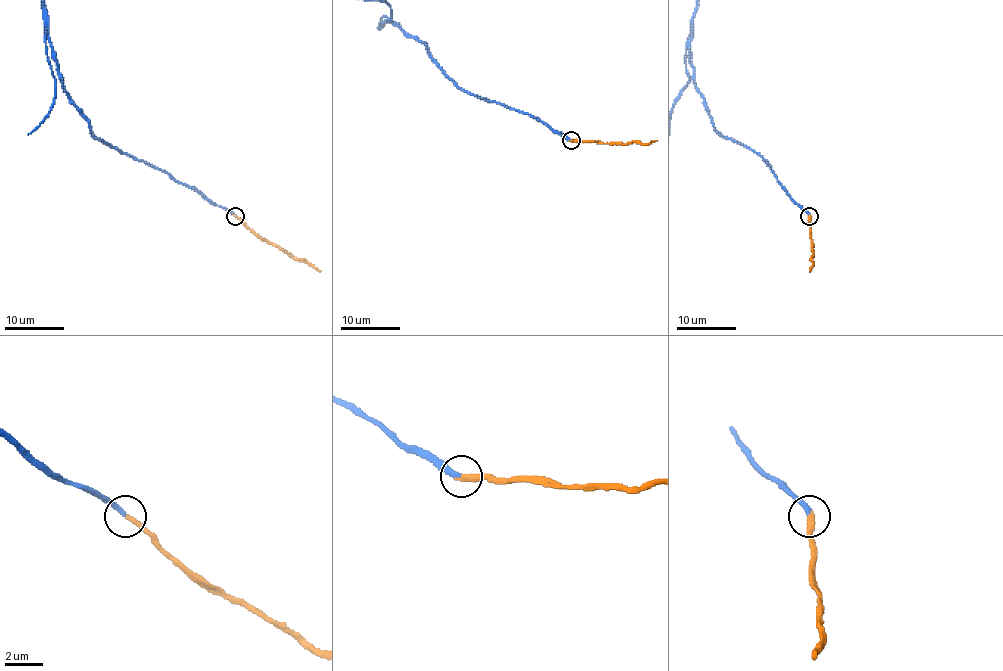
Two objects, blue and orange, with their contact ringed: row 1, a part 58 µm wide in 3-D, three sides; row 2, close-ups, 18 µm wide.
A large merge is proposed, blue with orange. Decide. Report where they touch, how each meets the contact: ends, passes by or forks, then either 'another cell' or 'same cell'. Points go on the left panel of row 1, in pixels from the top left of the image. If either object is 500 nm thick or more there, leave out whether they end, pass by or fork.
place (235, 216); blue ends; orange ends; same cell

